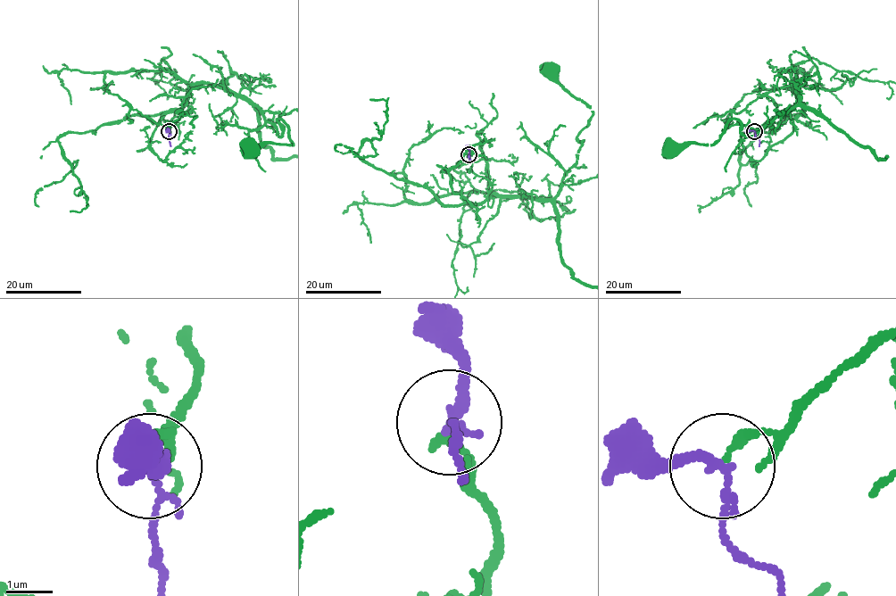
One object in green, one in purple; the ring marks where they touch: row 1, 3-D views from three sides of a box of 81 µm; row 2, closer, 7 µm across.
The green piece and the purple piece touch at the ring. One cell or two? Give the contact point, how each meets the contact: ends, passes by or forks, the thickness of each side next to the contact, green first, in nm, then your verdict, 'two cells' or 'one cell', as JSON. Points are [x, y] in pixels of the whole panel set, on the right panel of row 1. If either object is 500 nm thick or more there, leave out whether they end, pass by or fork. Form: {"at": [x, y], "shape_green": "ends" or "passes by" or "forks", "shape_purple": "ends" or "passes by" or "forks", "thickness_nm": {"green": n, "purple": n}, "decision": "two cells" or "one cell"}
{"at": [754, 131], "shape_green": "ends", "shape_purple": "forks", "thickness_nm": {"green": 180, "purple": 160}, "decision": "two cells"}

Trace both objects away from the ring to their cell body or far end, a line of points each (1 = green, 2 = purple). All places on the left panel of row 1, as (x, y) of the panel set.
1: (169, 130), (192, 110), (193, 87), (226, 86), (276, 136), (280, 119), (288, 128), (289, 145), (250, 148)
2: (169, 130), (170, 145)

